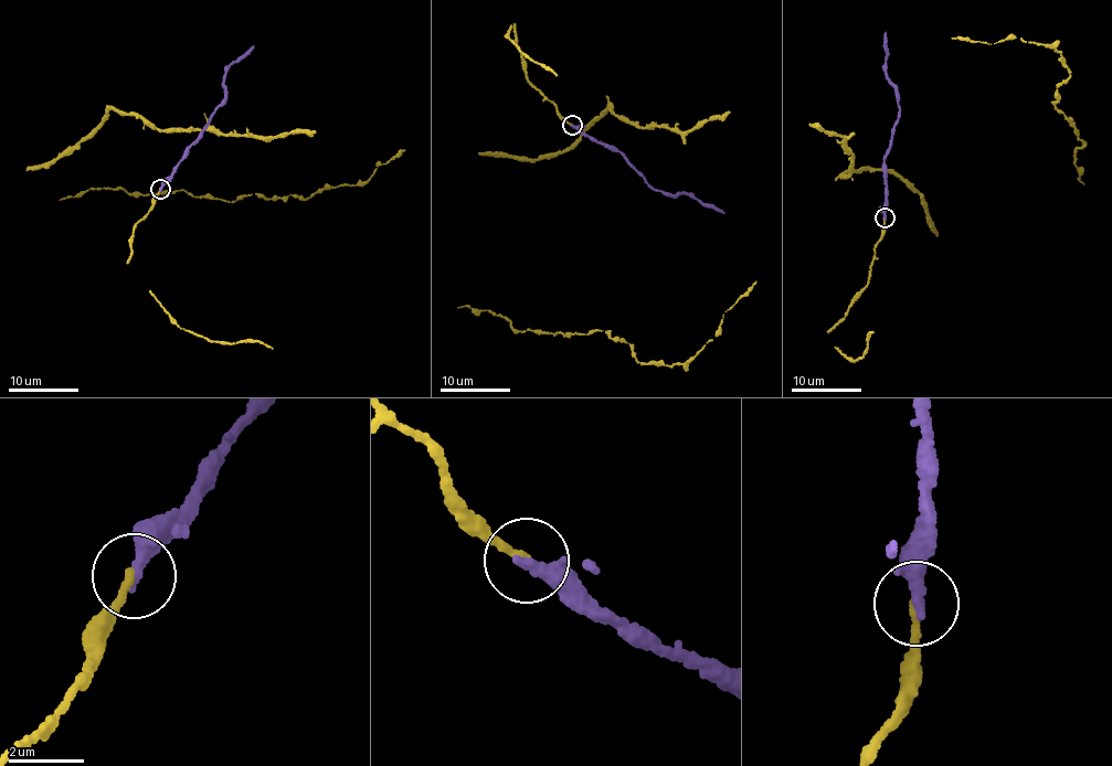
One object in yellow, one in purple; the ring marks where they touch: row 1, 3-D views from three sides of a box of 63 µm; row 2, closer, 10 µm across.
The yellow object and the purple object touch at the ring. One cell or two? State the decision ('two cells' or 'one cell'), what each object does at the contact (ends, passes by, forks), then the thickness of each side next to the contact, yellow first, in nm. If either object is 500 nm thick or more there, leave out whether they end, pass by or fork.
one cell; yellow ends there; purple ends there; 220 nm thick on the yellow side, 400 nm on the other

